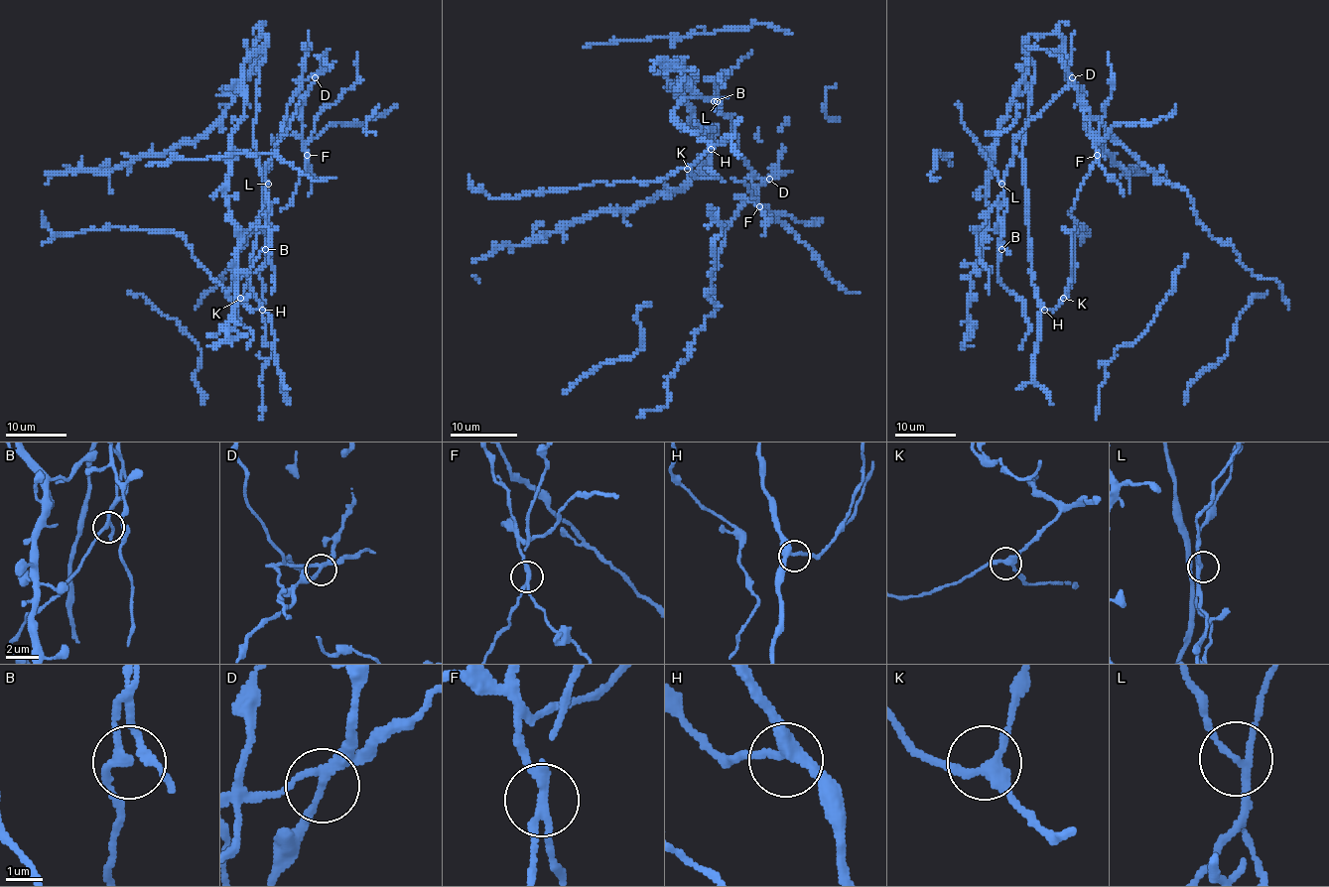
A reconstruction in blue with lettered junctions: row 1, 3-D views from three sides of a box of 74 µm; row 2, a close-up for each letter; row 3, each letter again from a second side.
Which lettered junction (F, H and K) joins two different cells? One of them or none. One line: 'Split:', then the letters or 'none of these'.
Split: F

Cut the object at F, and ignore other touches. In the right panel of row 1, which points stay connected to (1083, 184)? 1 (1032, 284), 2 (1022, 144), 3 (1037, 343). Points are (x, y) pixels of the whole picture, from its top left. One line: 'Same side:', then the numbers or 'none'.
Same side: 1, 2, 3

